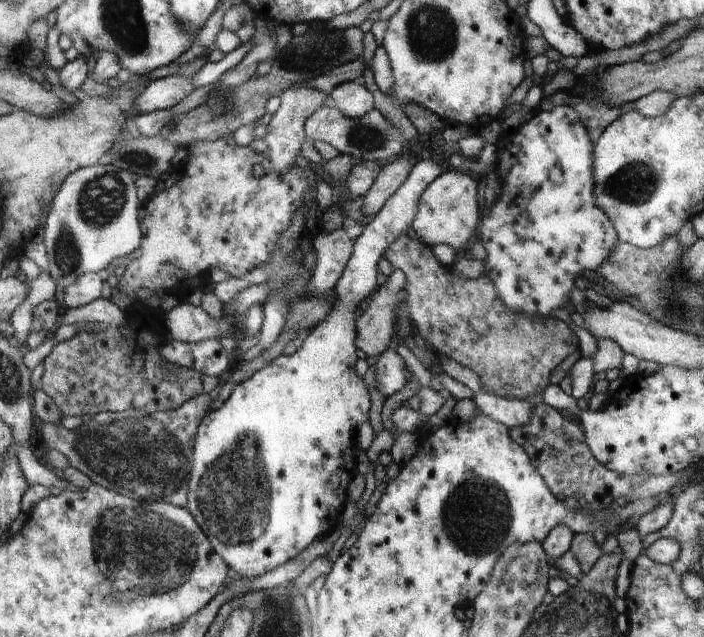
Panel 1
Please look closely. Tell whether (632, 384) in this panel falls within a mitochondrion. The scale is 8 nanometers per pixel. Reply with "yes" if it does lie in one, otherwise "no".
no

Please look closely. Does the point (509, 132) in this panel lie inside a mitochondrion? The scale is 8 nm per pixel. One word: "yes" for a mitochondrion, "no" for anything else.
no

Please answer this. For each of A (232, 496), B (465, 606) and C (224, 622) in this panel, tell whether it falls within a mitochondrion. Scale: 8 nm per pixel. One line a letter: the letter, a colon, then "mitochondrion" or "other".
A: mitochondrion
B: other
C: other

